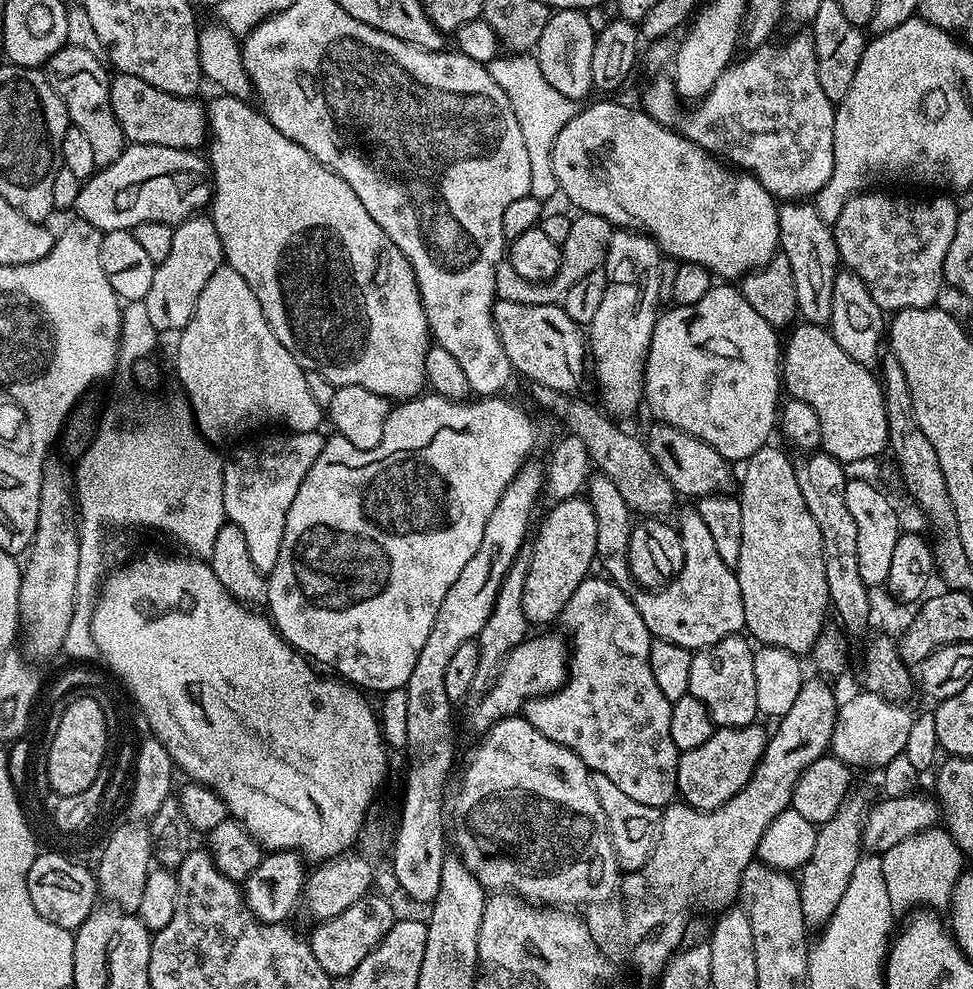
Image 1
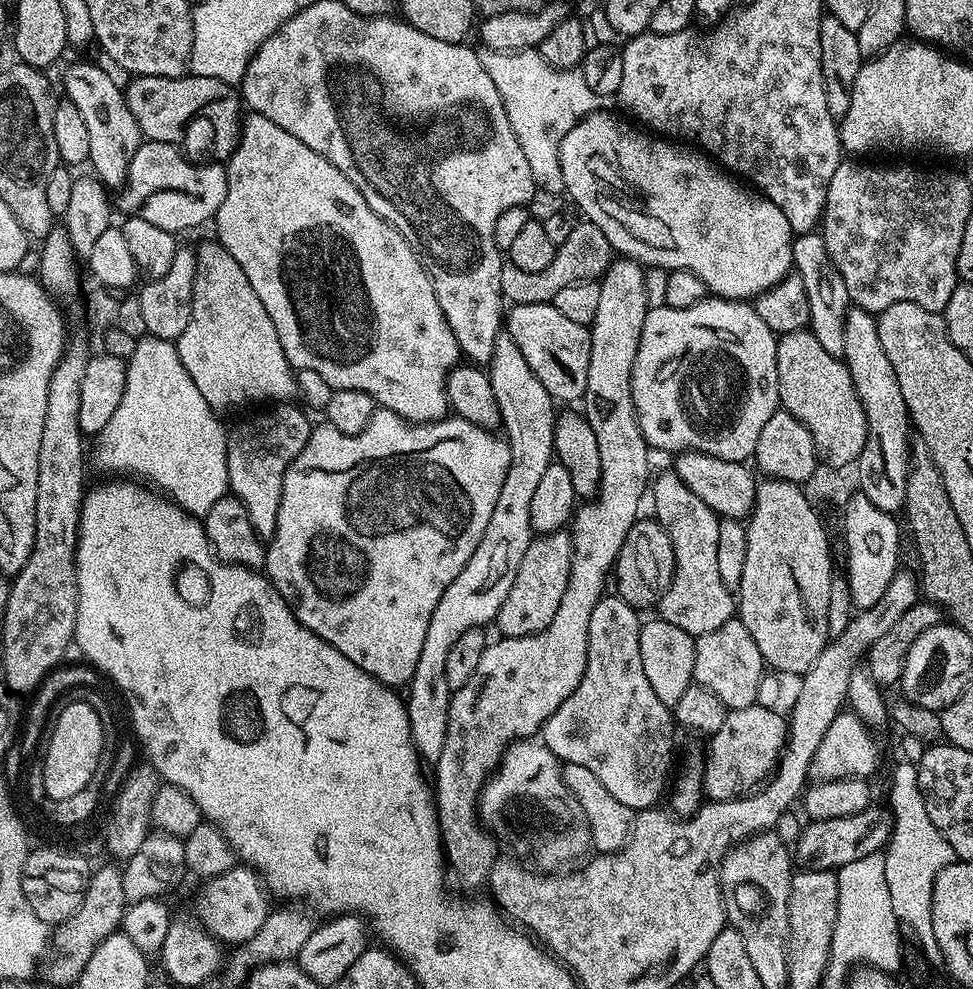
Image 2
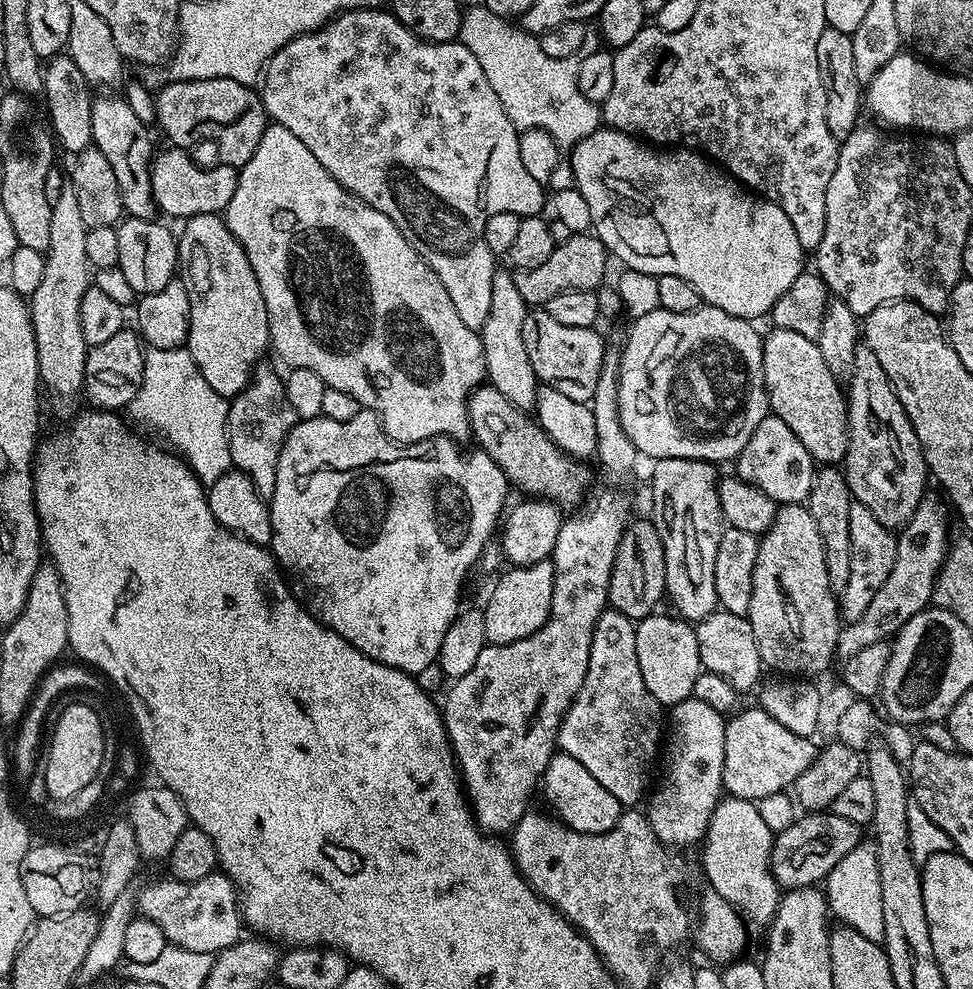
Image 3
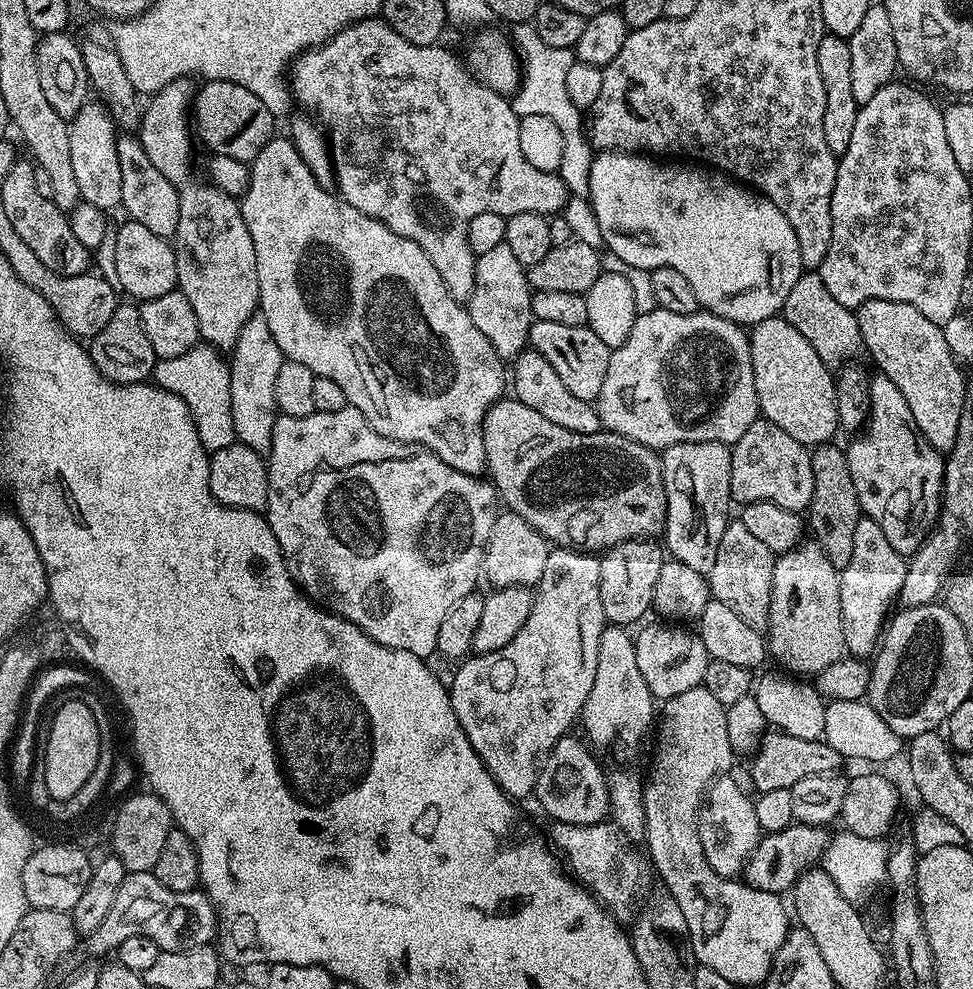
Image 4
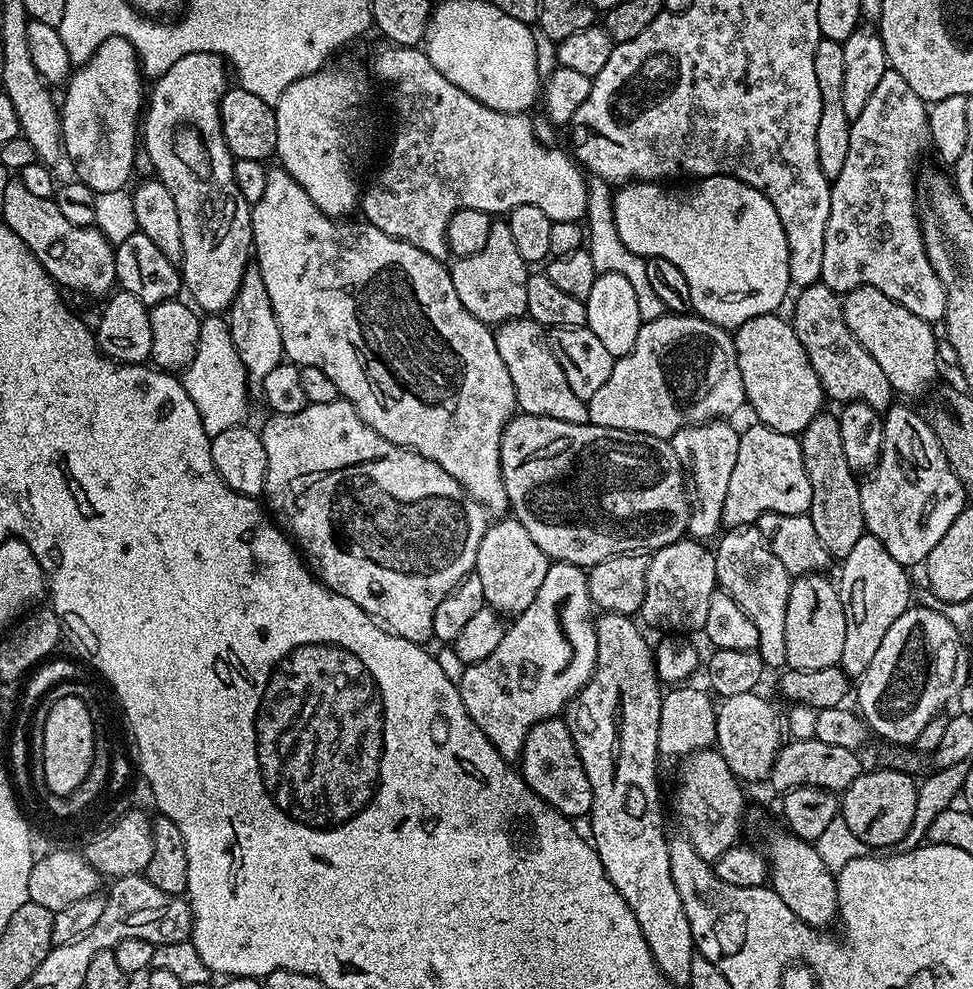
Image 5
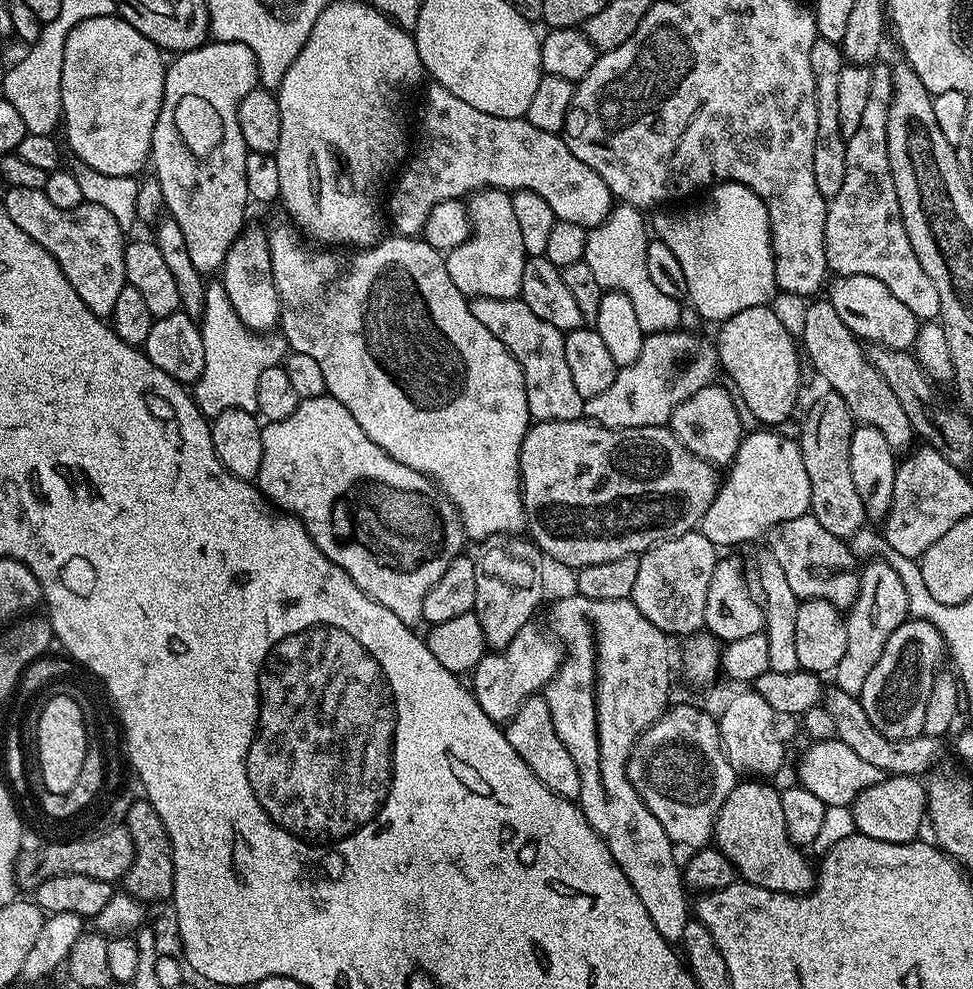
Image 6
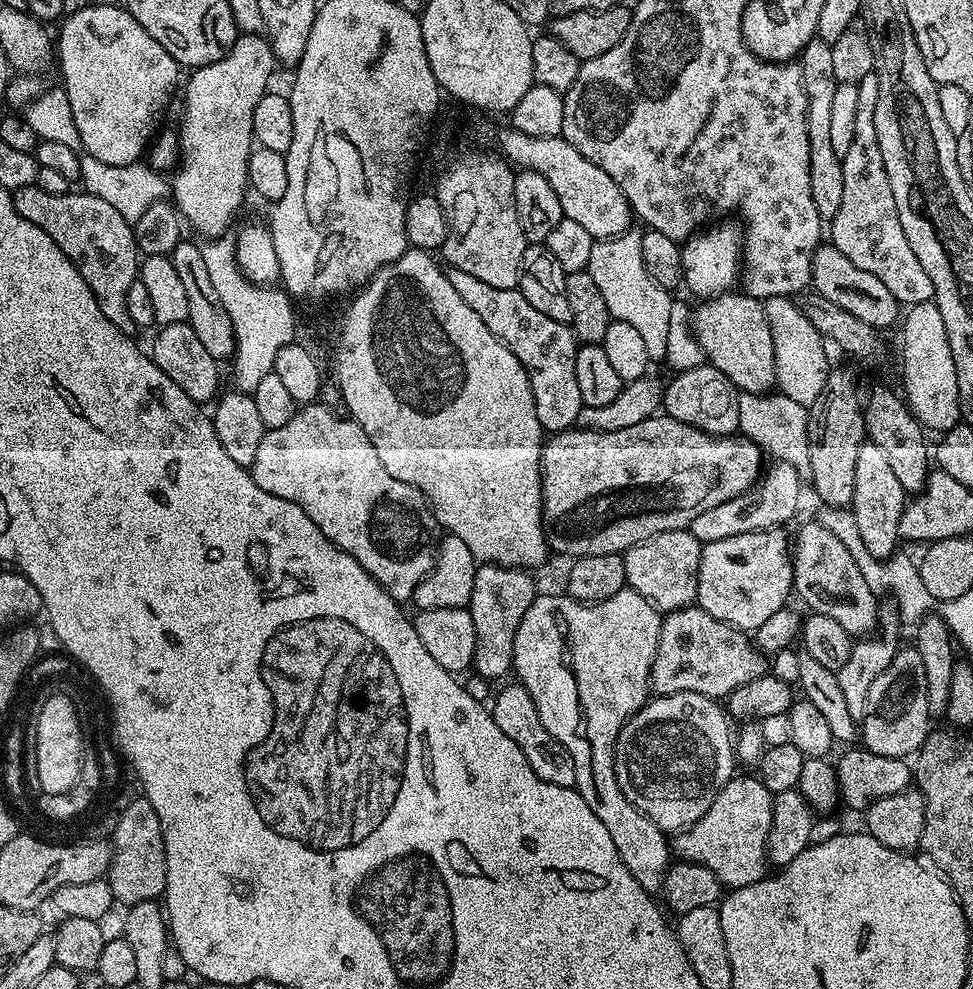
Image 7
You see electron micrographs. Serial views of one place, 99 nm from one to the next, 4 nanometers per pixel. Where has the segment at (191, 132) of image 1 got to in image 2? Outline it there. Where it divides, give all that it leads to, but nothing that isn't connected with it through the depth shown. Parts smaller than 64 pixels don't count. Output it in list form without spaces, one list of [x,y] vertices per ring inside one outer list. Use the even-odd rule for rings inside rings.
[[[185,74],[178,77],[150,77],[150,76],[132,76],[128,81],[126,87],[123,89],[124,101],[126,106],[130,106],[130,114],[134,114],[134,122],[138,122],[140,127],[140,135],[144,140],[153,140],[154,142],[166,142],[167,144],[174,144],[181,152],[185,154],[193,154],[197,152],[197,157],[211,158],[216,162],[227,161],[232,152],[236,148],[236,144],[240,141],[240,129],[242,127],[242,96],[233,85],[222,82],[218,78],[206,78],[205,76],[198,76],[195,74]]]

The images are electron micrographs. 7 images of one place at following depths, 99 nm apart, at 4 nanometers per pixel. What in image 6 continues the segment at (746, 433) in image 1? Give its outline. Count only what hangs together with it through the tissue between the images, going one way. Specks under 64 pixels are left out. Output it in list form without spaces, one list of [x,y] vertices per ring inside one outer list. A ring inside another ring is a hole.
[[[653,332],[645,335],[644,349],[637,361],[617,371],[614,382],[602,394],[584,401],[584,416],[593,424],[607,428],[645,428],[664,426],[676,407],[690,394],[698,394],[713,383],[721,371],[716,345],[692,332]]]

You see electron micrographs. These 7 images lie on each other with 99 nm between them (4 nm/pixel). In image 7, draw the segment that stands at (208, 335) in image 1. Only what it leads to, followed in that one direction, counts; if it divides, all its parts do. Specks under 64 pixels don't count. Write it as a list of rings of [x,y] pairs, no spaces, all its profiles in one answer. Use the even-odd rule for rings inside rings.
[[[240,34],[237,35],[234,46],[225,54],[222,66],[209,66],[203,70],[196,70],[191,73],[188,85],[184,88],[184,117],[180,120],[178,127],[178,163],[170,176],[170,196],[174,201],[175,209],[187,223],[192,223],[198,230],[222,230],[236,216],[236,211],[240,208],[240,203],[244,200],[244,192],[249,191],[248,187],[248,156],[254,147],[254,137],[252,134],[252,119],[254,118],[254,106],[269,91],[272,80],[272,71],[277,71],[276,55],[272,52],[272,47],[268,45],[267,39],[260,34]]]

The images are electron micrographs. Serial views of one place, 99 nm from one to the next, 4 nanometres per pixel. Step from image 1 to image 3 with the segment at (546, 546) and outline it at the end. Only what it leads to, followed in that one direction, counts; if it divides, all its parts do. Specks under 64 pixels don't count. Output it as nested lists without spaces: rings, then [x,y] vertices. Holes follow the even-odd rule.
[[[551,559],[512,566],[507,570],[509,572],[499,573],[500,581],[493,586],[488,601],[482,604],[488,644],[509,644],[530,638],[530,634],[537,632],[548,621],[550,614],[554,598],[554,566]]]

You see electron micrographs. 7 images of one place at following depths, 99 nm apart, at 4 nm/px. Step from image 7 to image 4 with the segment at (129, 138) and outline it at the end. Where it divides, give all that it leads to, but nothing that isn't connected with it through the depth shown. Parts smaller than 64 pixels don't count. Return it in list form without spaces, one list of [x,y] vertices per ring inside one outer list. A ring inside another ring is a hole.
[[[89,102],[78,110],[78,114],[68,125],[70,134],[70,163],[74,178],[78,182],[80,199],[85,204],[96,208],[111,210],[121,207],[122,170],[118,167],[118,150],[116,141],[118,129],[113,123],[111,114],[100,102]]]

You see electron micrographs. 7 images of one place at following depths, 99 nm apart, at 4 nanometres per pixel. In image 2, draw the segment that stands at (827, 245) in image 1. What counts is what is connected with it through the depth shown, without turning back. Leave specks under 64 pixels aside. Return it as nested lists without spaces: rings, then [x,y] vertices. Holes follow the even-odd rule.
[[[819,231],[805,232],[793,239],[792,267],[802,278],[802,286],[806,286],[806,302],[810,302],[808,328],[830,354],[843,357],[846,350],[846,314],[850,301],[846,282],[842,282],[842,274],[838,274]]]

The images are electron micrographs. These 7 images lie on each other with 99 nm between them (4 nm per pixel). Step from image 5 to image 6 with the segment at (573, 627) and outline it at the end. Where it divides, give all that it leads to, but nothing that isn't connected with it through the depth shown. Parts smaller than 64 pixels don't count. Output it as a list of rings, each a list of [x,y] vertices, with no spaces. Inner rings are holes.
[[[533,622],[522,626],[522,630],[518,630],[510,646],[489,651],[479,666],[473,668],[470,673],[470,687],[478,706],[482,706],[482,710],[486,710],[486,714],[492,720],[507,722],[514,719],[525,700],[543,693],[560,669],[561,641],[551,635],[548,637],[538,624]]]

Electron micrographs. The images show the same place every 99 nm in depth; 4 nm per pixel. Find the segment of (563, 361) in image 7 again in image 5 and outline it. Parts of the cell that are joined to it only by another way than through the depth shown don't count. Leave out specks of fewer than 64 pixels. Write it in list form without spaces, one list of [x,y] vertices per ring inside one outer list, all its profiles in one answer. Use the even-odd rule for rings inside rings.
[[[531,318],[508,320],[495,329],[494,335],[498,354],[502,354],[502,362],[506,362],[506,370],[510,370],[514,382],[517,409],[523,415],[558,418],[558,422],[588,423],[588,405],[570,390],[566,374],[562,374],[562,366],[558,366],[558,358],[554,358],[554,350],[550,350],[548,332],[543,324]]]

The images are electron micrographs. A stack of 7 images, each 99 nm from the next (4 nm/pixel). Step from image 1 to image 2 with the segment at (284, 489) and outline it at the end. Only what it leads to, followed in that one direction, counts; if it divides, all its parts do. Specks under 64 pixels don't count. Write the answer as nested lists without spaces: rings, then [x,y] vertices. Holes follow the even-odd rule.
[[[280,402],[269,412],[244,420],[228,432],[228,486],[231,495],[240,499],[250,514],[250,526],[256,535],[270,538],[278,526],[278,506],[282,502],[282,482],[286,470],[302,454],[314,427],[308,421],[309,413],[303,407],[295,408],[295,403]]]

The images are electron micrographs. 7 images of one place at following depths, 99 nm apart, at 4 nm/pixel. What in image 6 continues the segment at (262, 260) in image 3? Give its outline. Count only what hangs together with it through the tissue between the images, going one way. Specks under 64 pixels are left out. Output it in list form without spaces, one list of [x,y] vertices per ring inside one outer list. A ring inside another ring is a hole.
[[[285,222],[275,229],[269,231],[270,256],[274,266],[274,284],[278,286],[278,298],[280,299],[280,323],[279,331],[288,341],[289,349],[298,354],[310,354],[314,362],[326,377],[327,395],[334,397],[350,414],[354,414],[354,422],[366,430],[370,442],[378,442],[394,462],[402,466],[410,466],[410,470],[418,470],[422,475],[430,477],[449,502],[460,511],[460,517],[464,523],[465,533],[472,536],[477,542],[483,542],[489,536],[502,536],[505,534],[516,534],[525,527],[524,503],[520,493],[520,451],[524,436],[530,427],[528,415],[528,403],[526,402],[526,382],[520,369],[520,364],[474,318],[469,297],[462,295],[458,286],[454,286],[450,274],[446,274],[446,259],[434,246],[430,246],[422,238],[413,238],[399,234],[389,235],[381,239],[380,243],[373,244],[371,248],[359,250],[316,250],[311,252],[308,248],[300,248],[296,241],[297,233],[291,223]]]

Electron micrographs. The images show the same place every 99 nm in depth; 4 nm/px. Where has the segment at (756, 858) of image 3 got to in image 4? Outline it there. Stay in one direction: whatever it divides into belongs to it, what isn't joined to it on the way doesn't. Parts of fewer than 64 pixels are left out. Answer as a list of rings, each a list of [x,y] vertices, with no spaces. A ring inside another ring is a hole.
[[[724,774],[713,780],[706,793],[706,803],[700,809],[700,841],[706,862],[710,862],[715,872],[736,878],[743,873],[745,862],[758,846],[762,831],[755,814],[753,797],[748,797],[740,789],[739,782],[730,777]]]

